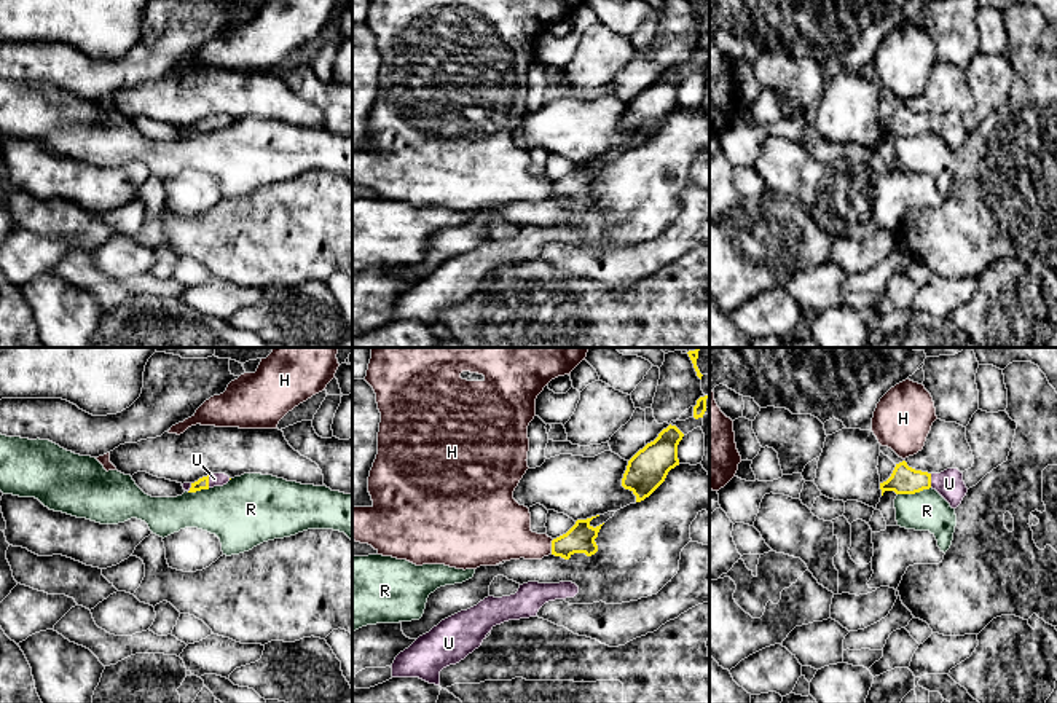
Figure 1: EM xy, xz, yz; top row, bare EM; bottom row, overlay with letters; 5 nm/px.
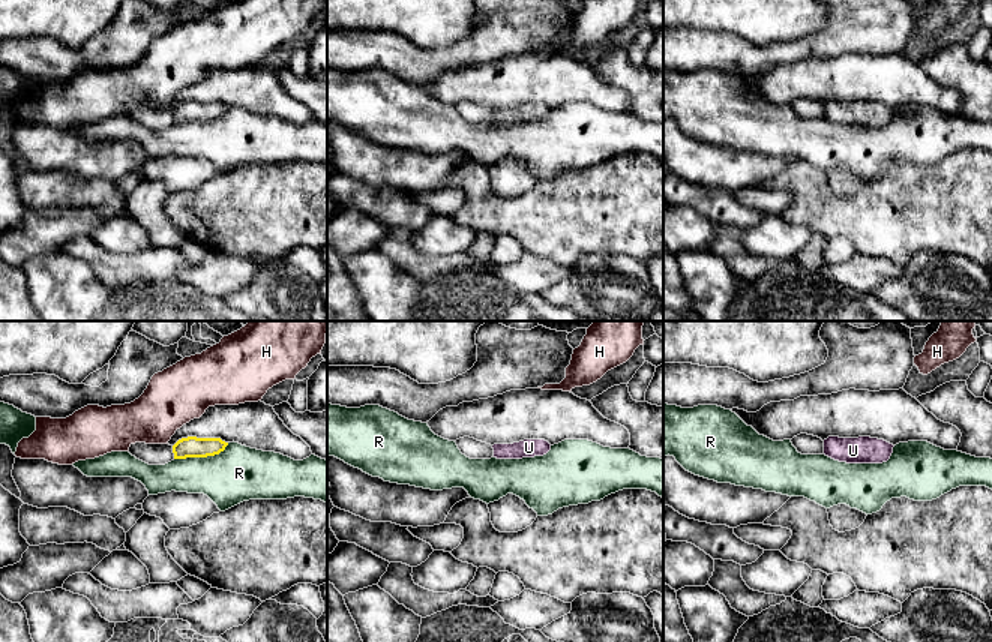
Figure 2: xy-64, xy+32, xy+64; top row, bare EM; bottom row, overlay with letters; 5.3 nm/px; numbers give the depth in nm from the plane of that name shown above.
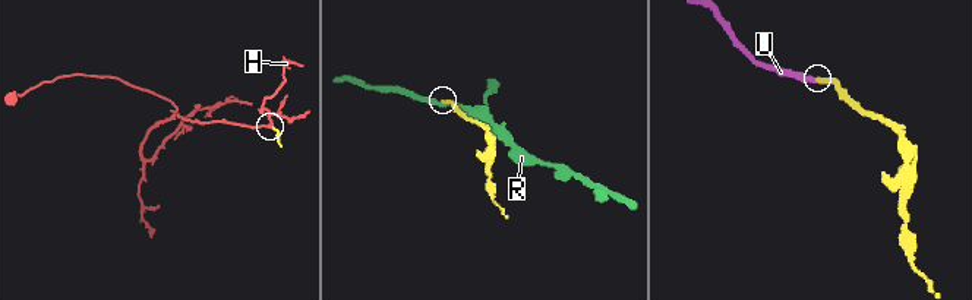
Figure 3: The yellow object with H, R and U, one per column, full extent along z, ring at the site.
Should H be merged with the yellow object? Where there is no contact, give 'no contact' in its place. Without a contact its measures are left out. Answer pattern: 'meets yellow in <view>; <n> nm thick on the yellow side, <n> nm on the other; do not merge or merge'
meets yellow in xz; 140 nm thick on the yellow side, 260 nm on the other; do not merge

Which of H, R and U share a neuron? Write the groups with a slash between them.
H / R / U

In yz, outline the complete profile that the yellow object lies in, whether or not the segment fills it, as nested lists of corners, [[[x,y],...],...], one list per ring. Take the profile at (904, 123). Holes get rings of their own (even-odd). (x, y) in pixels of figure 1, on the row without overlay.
[[[906,104],[896,107],[891,120],[880,126],[882,139],[885,134],[896,137],[915,137],[923,132],[936,132],[952,151],[957,151],[968,135],[963,116],[958,112],[947,112],[941,116],[915,113]]]

